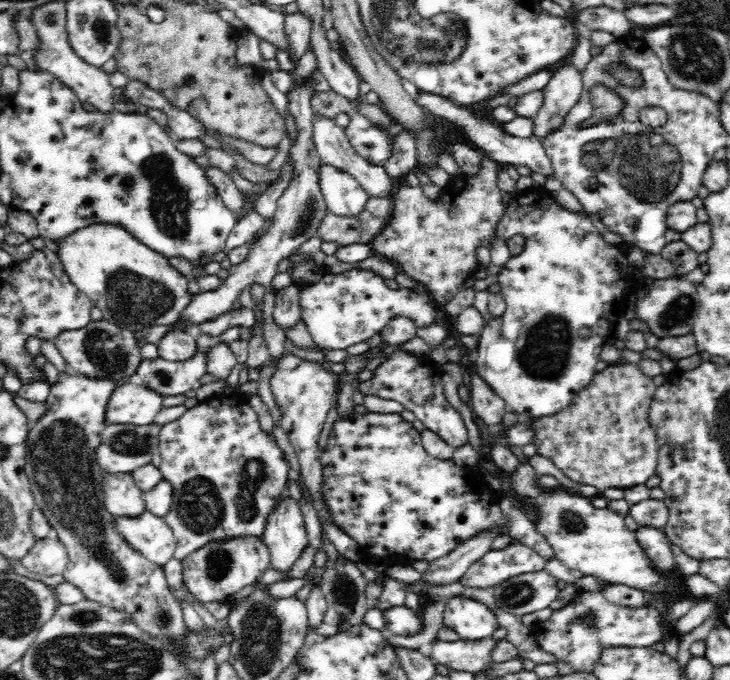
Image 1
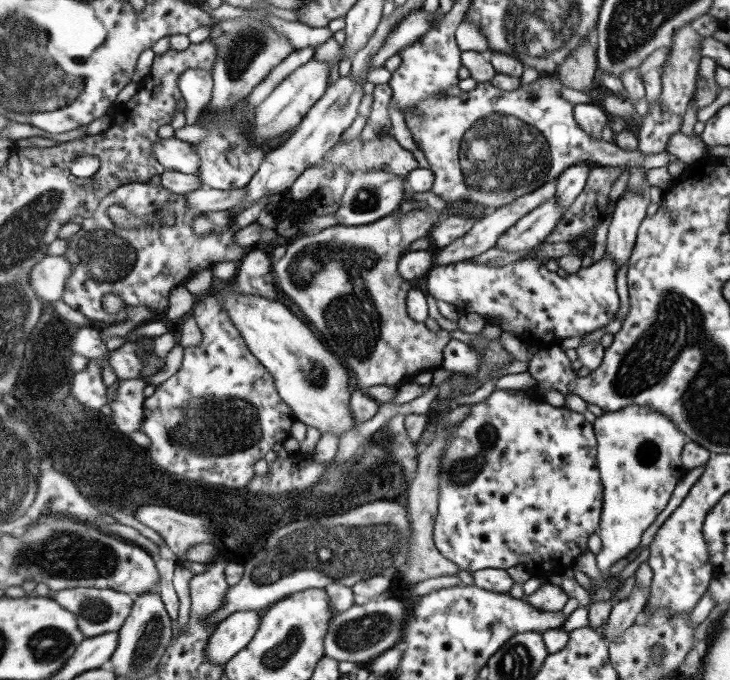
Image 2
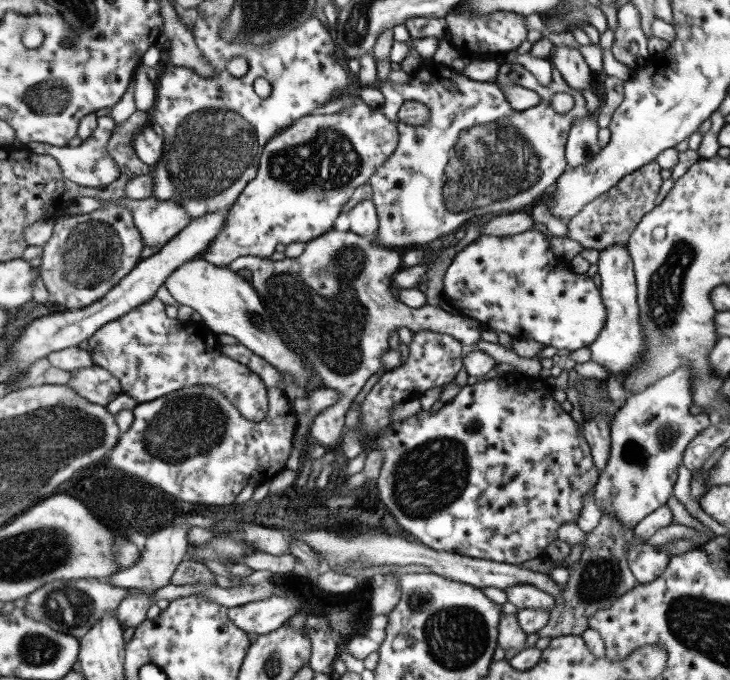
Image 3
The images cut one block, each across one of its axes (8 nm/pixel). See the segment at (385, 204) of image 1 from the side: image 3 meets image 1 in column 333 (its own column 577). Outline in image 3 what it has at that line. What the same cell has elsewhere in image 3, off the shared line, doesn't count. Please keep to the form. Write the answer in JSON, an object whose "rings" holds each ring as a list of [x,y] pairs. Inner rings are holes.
{"rings":[[[652,160],[632,174],[624,176],[609,192],[598,196],[594,201],[582,207],[575,217],[567,223],[567,237],[580,242],[583,248],[594,250],[606,250],[612,244],[627,246],[630,234],[634,232],[636,225],[642,217],[656,208],[656,198],[662,186],[660,164]]]}

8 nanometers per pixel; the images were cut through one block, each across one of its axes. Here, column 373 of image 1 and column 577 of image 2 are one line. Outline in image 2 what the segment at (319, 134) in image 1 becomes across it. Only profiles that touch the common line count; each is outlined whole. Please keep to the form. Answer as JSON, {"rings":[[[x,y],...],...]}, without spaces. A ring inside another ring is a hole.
{"rings":[[[581,162],[562,171],[555,185],[555,197],[558,203],[567,209],[585,188],[588,174],[593,165]]]}

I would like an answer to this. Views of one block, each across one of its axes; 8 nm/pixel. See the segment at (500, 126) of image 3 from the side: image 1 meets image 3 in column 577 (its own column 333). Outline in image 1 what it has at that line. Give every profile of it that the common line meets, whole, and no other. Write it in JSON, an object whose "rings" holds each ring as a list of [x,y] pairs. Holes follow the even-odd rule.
{"rings":[[[330,88],[330,90],[326,92],[316,91],[311,98],[311,107],[313,114],[321,114],[321,116],[330,119],[335,119],[340,112],[348,114],[350,120],[348,126],[345,127],[345,135],[348,137],[349,143],[358,156],[365,158],[375,165],[382,165],[385,160],[388,160],[388,158],[392,156],[396,129],[390,128],[390,132],[388,132],[388,129],[378,127],[376,123],[372,123],[370,119],[366,118],[366,115],[360,113],[360,111],[350,103],[350,99],[336,93],[334,89]]]}

